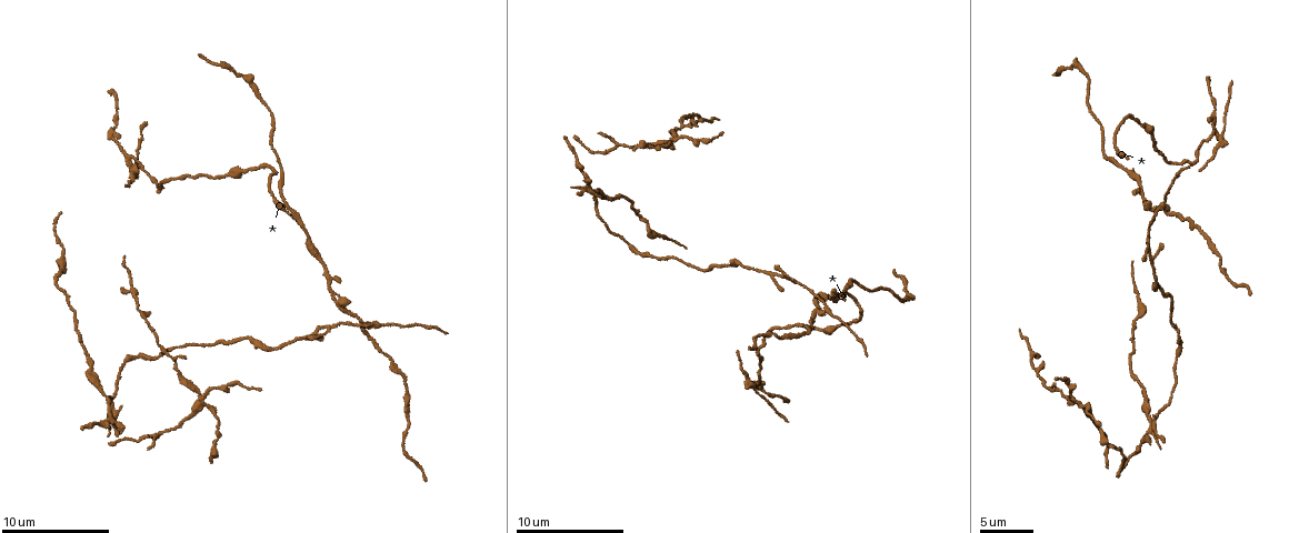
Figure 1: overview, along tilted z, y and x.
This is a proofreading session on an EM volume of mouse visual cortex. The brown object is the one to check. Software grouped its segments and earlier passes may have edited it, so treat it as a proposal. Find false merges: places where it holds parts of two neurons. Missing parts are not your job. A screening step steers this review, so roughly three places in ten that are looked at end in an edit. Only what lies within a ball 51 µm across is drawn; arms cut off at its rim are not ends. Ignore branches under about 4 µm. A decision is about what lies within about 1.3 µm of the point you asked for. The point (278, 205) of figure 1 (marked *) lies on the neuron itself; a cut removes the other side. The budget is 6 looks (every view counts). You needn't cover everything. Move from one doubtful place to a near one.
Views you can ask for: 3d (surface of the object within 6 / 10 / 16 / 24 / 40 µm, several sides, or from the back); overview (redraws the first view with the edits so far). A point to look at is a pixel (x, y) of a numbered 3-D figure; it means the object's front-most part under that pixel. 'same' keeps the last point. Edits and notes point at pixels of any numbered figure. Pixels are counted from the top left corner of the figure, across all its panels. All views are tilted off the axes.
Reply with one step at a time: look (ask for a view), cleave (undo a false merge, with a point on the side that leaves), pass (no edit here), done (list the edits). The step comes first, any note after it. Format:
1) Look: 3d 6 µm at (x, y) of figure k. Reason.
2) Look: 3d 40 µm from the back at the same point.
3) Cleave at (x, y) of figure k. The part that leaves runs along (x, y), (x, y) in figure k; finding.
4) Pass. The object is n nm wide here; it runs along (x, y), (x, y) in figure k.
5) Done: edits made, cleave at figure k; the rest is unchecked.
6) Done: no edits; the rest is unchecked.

Look: 3d 16 µm at (1165, 209) of figure 1. Looks like a crossing.

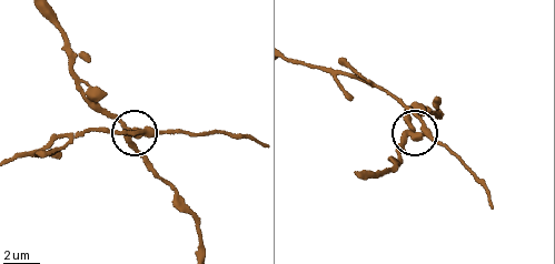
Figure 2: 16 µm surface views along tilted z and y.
Cleave at (119, 132) of figure 2. The object is 310 nm wide here; the part that leaves runs along (413, 136), (424, 128), (419, 119), (388, 93), (293, 61) in figure 2; two neurons meet here.

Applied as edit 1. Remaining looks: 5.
Look: overview.

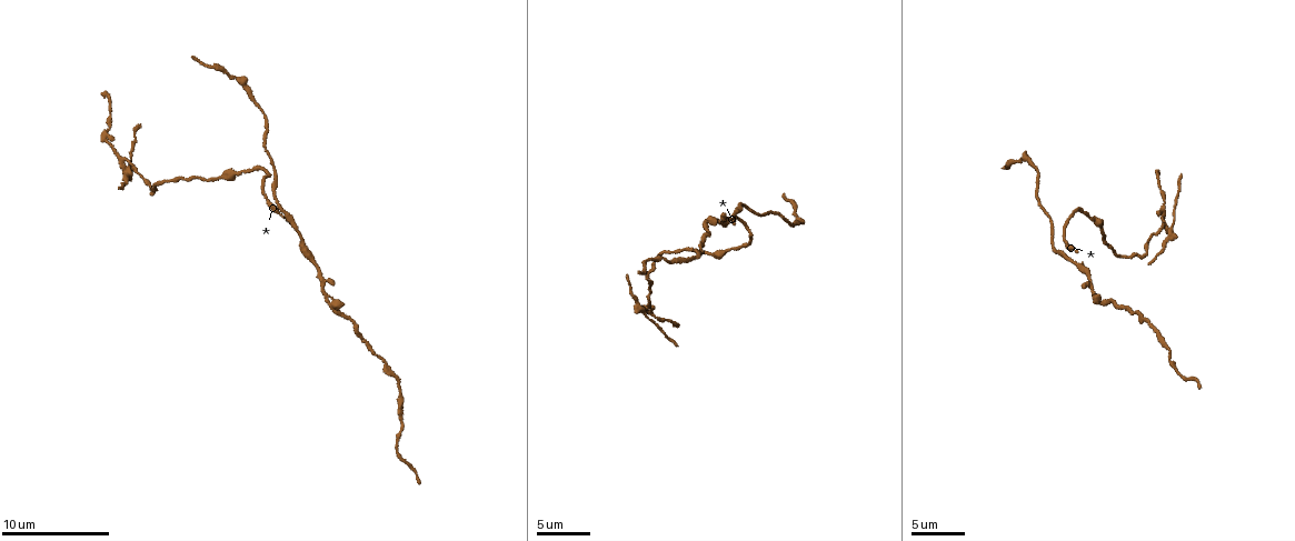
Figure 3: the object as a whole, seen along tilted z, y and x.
Look: 3d 16 µm at (292, 223) of figure 3. Side arm on a straight run.

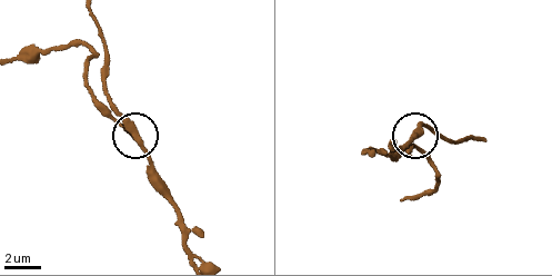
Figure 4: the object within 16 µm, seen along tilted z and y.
Look: 3d 16 µm from the back at (135, 136) of figure 4.

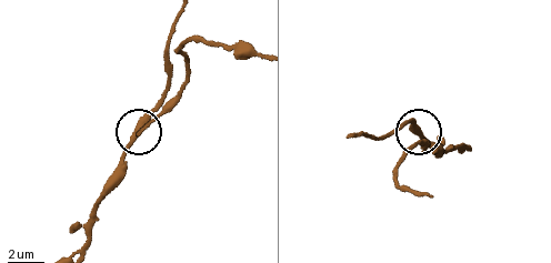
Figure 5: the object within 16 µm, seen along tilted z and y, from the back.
Pass. Continuous, no second neuron.

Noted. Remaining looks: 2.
Look: 3d 10 µm at (184, 79) of figure 5. Thick turns thin.

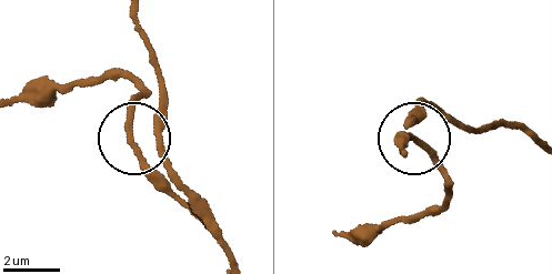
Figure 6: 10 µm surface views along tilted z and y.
Pass. It runs along (152, 178), (132, 128), (133, 98), (143, 88) in figure 6; continuous, no second neuron.

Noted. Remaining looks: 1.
Done: edits made, cleave at figure 2; the rest is unchecked.

